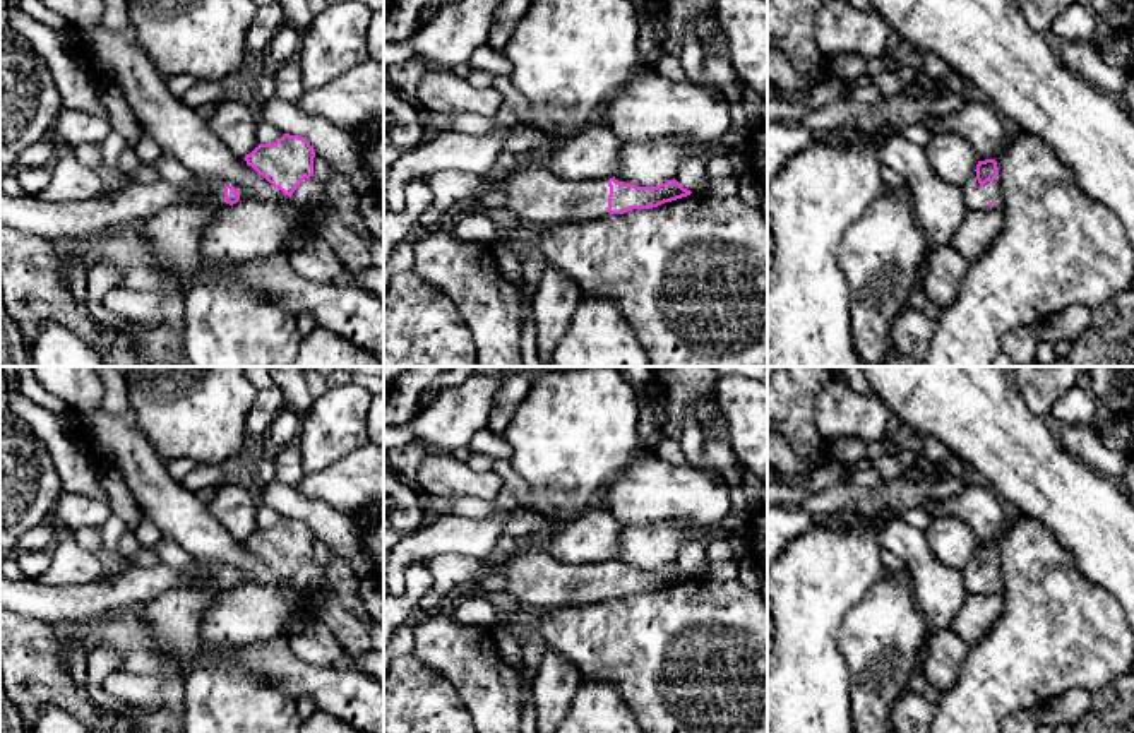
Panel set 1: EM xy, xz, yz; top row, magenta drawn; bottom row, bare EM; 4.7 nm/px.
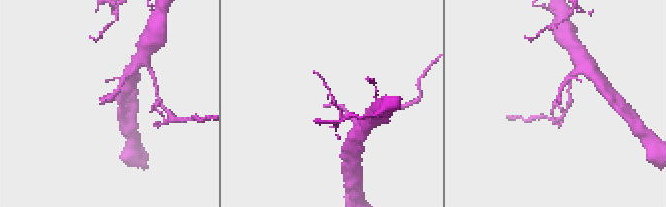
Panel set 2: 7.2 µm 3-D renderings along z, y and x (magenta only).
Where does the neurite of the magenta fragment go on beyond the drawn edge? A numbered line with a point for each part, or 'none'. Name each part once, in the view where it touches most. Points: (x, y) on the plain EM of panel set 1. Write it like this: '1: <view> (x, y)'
1: xy (131, 586)

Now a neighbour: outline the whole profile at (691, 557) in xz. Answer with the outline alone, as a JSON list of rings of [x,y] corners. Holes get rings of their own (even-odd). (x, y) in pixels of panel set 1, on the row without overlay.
[[[706,536],[683,543],[675,557],[675,563],[692,577],[706,575],[709,569]]]

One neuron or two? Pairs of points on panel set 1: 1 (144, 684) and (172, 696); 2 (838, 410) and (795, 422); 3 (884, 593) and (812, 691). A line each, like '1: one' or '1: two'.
1: one
2: two
3: two

